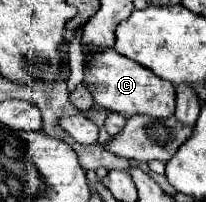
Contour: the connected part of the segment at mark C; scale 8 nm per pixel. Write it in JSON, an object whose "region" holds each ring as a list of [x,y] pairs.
{"region":[[[83,47],[83,67],[85,67],[85,87],[93,95],[95,105],[109,111],[131,117],[133,113],[143,113],[155,119],[165,119],[175,113],[175,85],[155,77],[155,73],[143,69],[139,63],[121,57],[113,47],[107,49],[85,49]]]}

